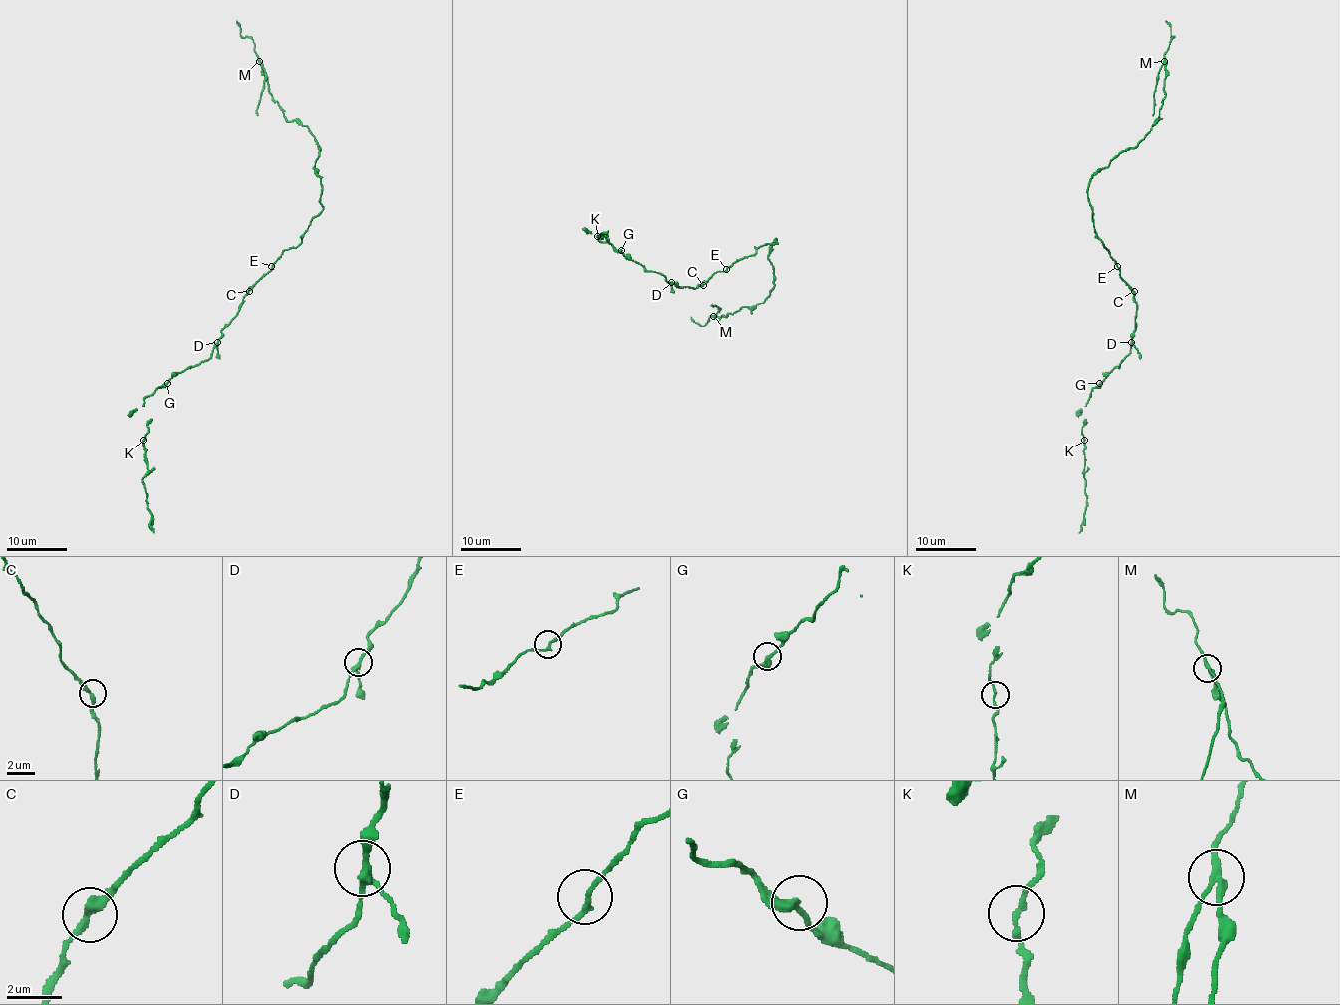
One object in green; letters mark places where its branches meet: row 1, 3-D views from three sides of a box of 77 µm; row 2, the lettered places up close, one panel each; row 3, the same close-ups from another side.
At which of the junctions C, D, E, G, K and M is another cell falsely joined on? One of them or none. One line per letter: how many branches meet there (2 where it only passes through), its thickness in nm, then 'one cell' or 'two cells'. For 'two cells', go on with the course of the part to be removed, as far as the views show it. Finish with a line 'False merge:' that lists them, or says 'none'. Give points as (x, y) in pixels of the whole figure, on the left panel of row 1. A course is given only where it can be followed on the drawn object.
C: 2 branches meet; 320 nm thick; one cell
D: 3 branches meet; 220 nm thick; one cell
E: 2 branches meet; 180 nm thick; one cell
G: 2 branches meet; 320 nm thick; one cell
K: 2 branches meet; 160 nm thick; one cell
M: 3 branches meet; 240 nm thick; two cells; foreign part runs (259, 62), (265, 72), (258, 115)
False merge: M

